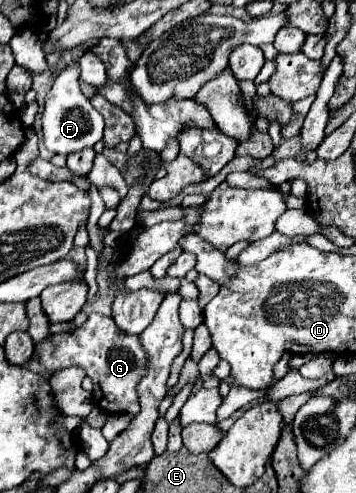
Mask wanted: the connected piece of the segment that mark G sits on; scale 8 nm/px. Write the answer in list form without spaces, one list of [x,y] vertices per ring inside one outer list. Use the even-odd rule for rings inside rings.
[[[90,314],[88,320],[80,326],[74,328],[72,332],[62,332],[62,334],[52,334],[48,340],[36,344],[36,354],[40,356],[40,364],[44,368],[48,368],[50,372],[58,372],[62,368],[68,368],[72,364],[78,364],[86,370],[86,376],[90,376],[94,380],[94,387],[92,392],[92,400],[94,404],[109,414],[138,414],[140,411],[140,404],[138,396],[136,396],[136,386],[140,382],[140,378],[146,374],[146,352],[138,340],[138,336],[130,336],[124,334],[122,330],[116,328],[114,320],[110,316],[102,316],[102,314]]]

